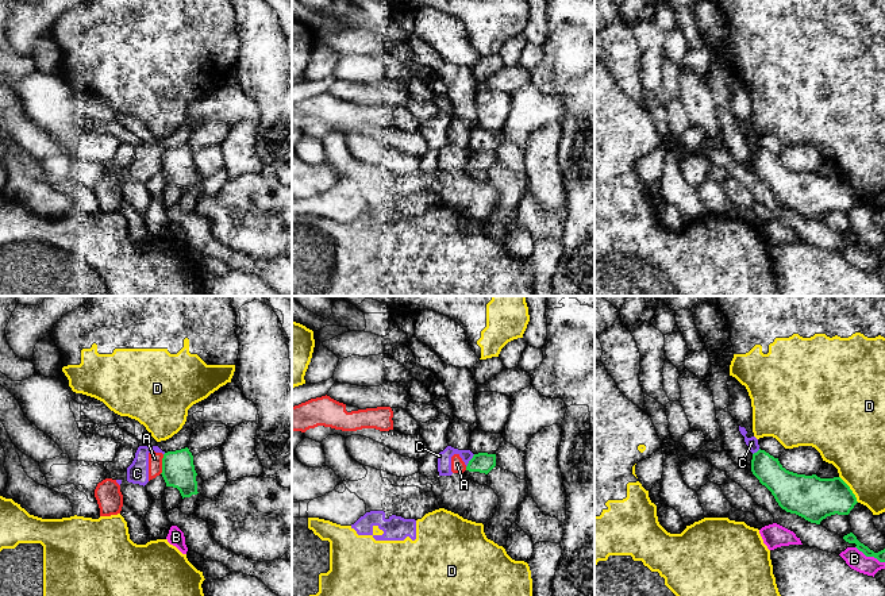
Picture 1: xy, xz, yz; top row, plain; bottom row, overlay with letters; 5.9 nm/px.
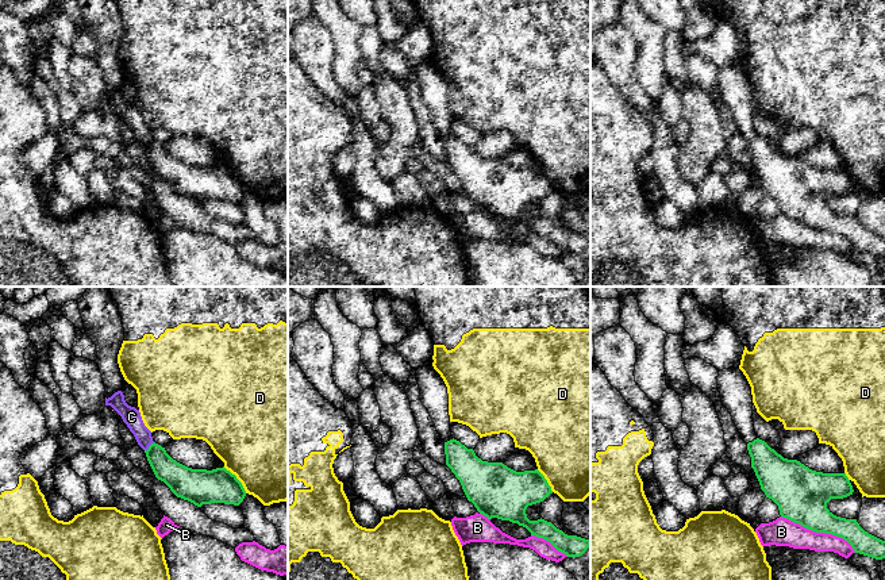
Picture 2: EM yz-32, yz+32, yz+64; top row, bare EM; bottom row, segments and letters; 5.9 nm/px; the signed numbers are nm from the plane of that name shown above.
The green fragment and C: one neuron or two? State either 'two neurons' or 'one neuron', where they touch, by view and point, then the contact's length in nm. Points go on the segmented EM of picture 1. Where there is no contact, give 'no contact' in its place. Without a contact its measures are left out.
two neurons | xz (469, 461) | 90 nm

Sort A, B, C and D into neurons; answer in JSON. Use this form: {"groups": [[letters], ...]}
{"groups": [["A", "C"], ["B"], ["D"]]}

